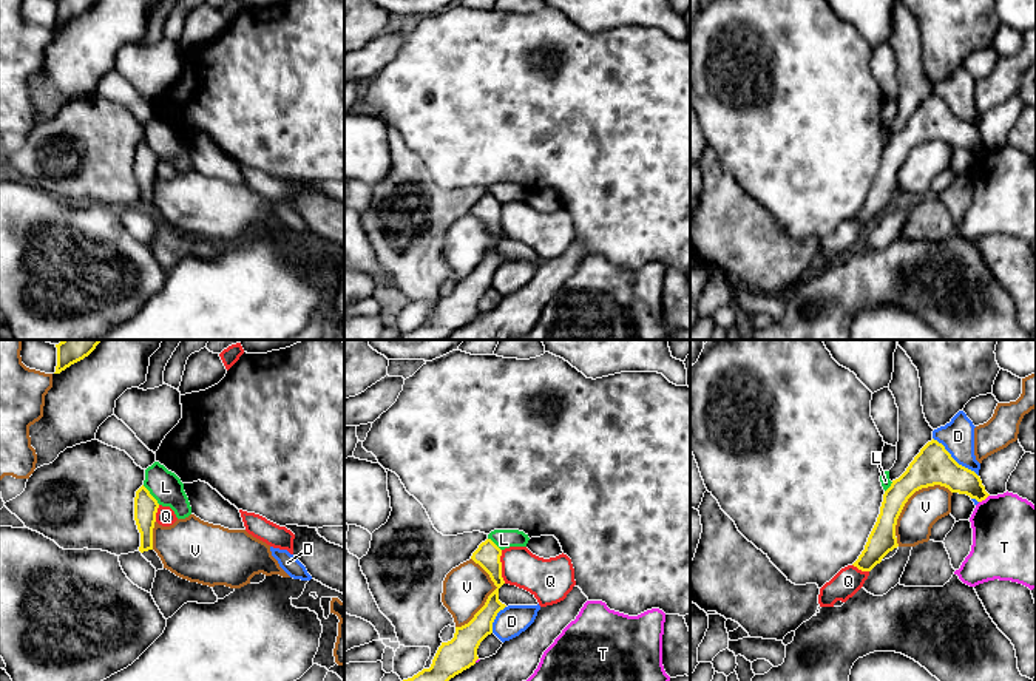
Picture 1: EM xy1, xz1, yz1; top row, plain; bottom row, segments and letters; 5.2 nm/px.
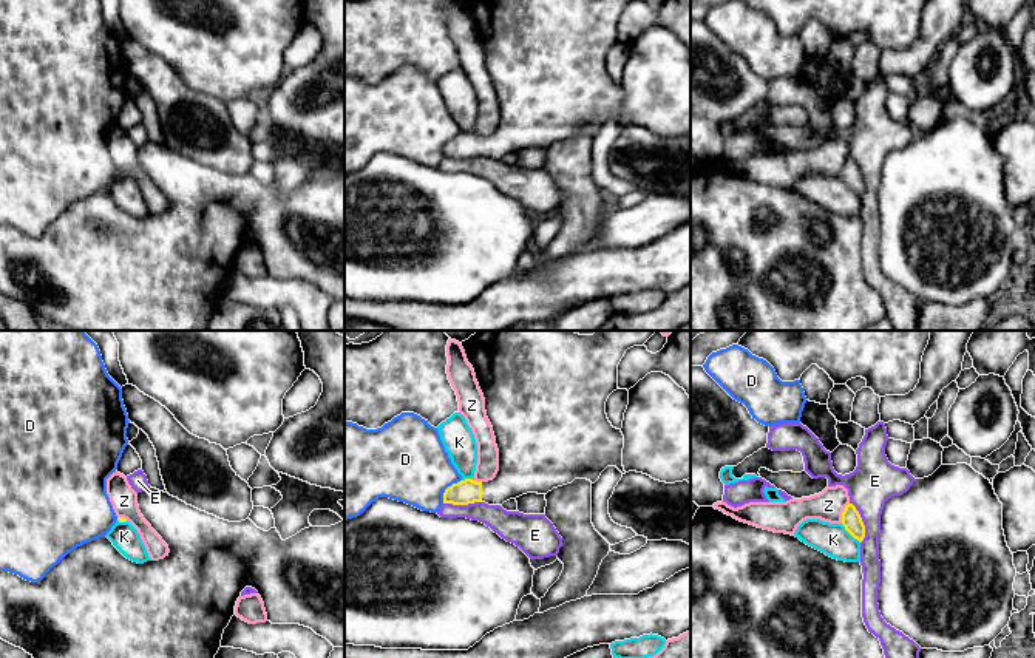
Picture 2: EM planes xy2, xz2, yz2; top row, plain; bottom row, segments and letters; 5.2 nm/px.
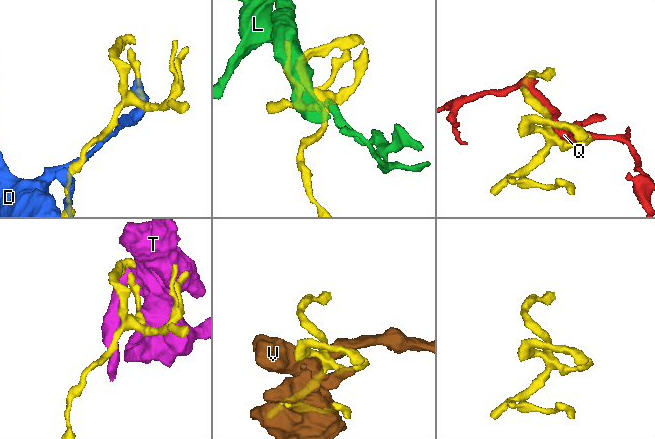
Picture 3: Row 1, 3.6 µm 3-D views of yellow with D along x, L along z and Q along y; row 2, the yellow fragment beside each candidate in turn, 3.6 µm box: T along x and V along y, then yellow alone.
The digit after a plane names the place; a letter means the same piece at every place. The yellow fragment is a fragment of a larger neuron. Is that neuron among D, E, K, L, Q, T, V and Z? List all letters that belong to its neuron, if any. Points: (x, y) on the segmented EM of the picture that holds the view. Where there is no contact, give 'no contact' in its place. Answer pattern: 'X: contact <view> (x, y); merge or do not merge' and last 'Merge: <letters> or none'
D: contact yz1 (953, 459); do not merge
E: contact yz2 (862, 522); do not merge
K: contact yz2 (850, 533); do not merge
L: contact xy1 (150, 494); do not merge
Q: contact xz1 (501, 567); do not merge
T: contact yz1 (984, 499); do not merge
V: contact yz1 (911, 494); do not merge
Z: contact yz2 (842, 513); do not merge
Merge: none

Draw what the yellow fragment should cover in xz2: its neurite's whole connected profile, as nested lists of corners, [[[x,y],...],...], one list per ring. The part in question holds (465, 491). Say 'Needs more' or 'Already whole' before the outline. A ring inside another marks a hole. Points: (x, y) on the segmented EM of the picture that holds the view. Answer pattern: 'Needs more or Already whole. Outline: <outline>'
Needs more. Outline: [[[477,331],[462,341],[485,399],[487,417],[499,449],[499,471],[488,482],[465,479],[453,483],[443,493],[443,504],[502,505],[527,493],[547,494],[575,479],[587,479],[595,483],[607,466],[616,466],[626,474],[623,466],[624,436],[609,422],[606,402],[618,389],[618,365],[626,351],[643,346],[655,332],[660,331],[596,331],[593,335],[579,335],[572,331]]]

